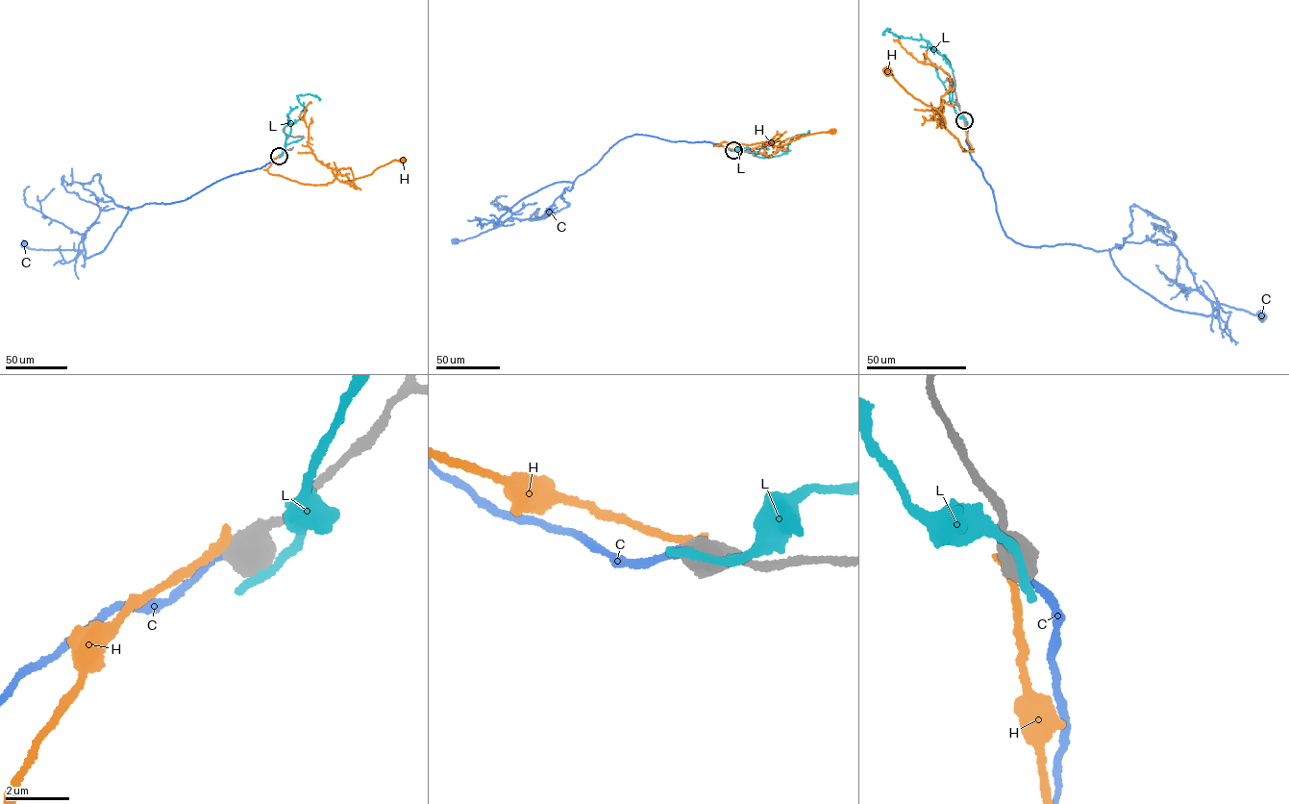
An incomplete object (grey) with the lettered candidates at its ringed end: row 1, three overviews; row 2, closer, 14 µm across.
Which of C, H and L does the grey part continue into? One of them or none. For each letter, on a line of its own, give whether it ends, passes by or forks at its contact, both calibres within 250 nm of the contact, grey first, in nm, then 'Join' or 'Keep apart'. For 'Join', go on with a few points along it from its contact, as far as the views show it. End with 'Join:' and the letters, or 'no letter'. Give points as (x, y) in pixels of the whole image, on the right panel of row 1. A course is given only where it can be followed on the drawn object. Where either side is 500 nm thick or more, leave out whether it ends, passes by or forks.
C: Thickness 700 nm (grey) against 240 nm. Join. Its course: (964, 120), (972, 159), (1008, 238), (1107, 250), (1122, 275), (1172, 309), (1206, 316), (1214, 302), (1263, 316)
H: Thickness 750 nm (grey) against 300 nm. Keep apart
L: Thickness 750 nm (grey) against 360 nm. Keep apart
Join: C

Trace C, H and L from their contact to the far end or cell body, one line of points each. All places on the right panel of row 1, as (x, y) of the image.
C: (964, 120), (972, 159), (1008, 238), (1107, 250), (1122, 275), (1172, 309), (1206, 316), (1214, 302), (1263, 316)
H: (964, 119), (973, 151), (962, 150), (957, 138), (948, 131), (942, 113), (908, 93), (888, 70)
L: (965, 120), (957, 115), (950, 102), (954, 77), (943, 57), (923, 39), (899, 37), (886, 29), (883, 34)

